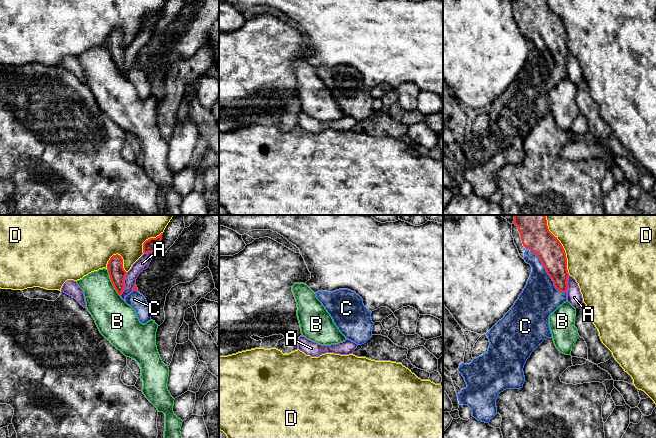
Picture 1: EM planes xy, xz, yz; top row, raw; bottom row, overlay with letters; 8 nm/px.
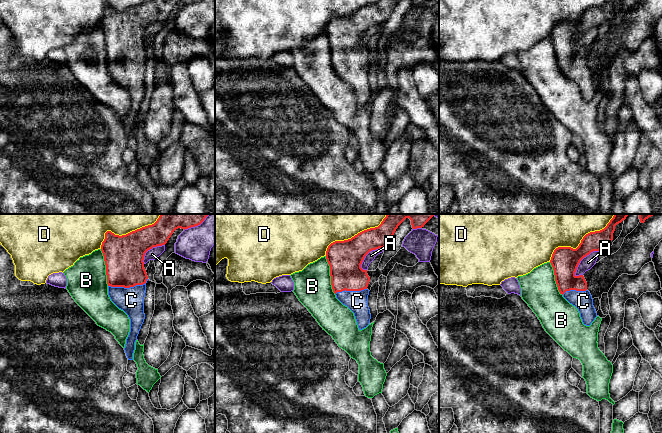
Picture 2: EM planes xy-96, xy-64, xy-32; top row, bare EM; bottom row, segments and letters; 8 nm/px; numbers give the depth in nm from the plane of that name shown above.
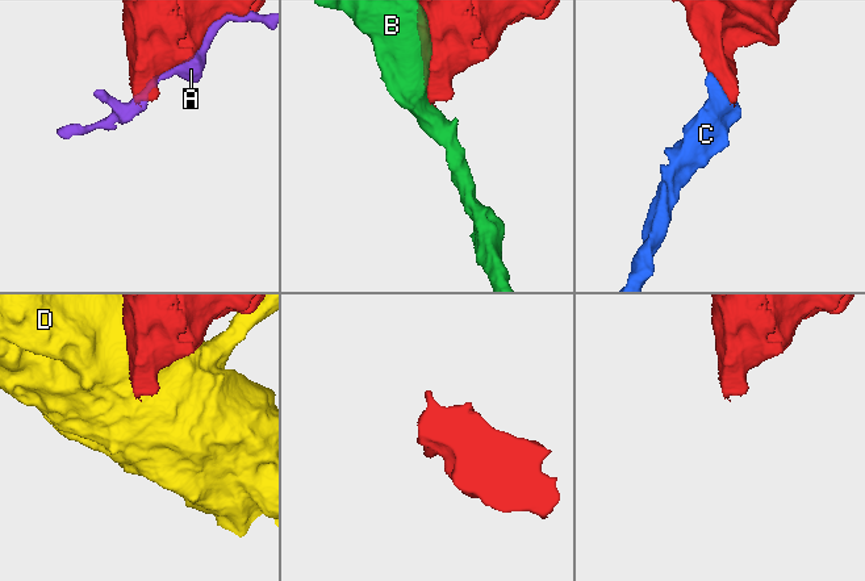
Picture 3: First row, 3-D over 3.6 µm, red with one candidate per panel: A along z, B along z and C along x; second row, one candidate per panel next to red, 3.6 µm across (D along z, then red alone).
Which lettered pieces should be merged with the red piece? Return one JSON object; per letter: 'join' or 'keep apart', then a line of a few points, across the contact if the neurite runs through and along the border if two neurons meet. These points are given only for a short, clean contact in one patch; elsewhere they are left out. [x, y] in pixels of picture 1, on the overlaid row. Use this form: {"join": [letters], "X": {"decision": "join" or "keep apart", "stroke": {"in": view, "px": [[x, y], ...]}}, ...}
{"join": ["C"], "A": {"decision": "keep apart"}, "B": {"decision": "keep apart"}, "C": {"decision": "join"}, "D": {"decision": "keep apart"}}

